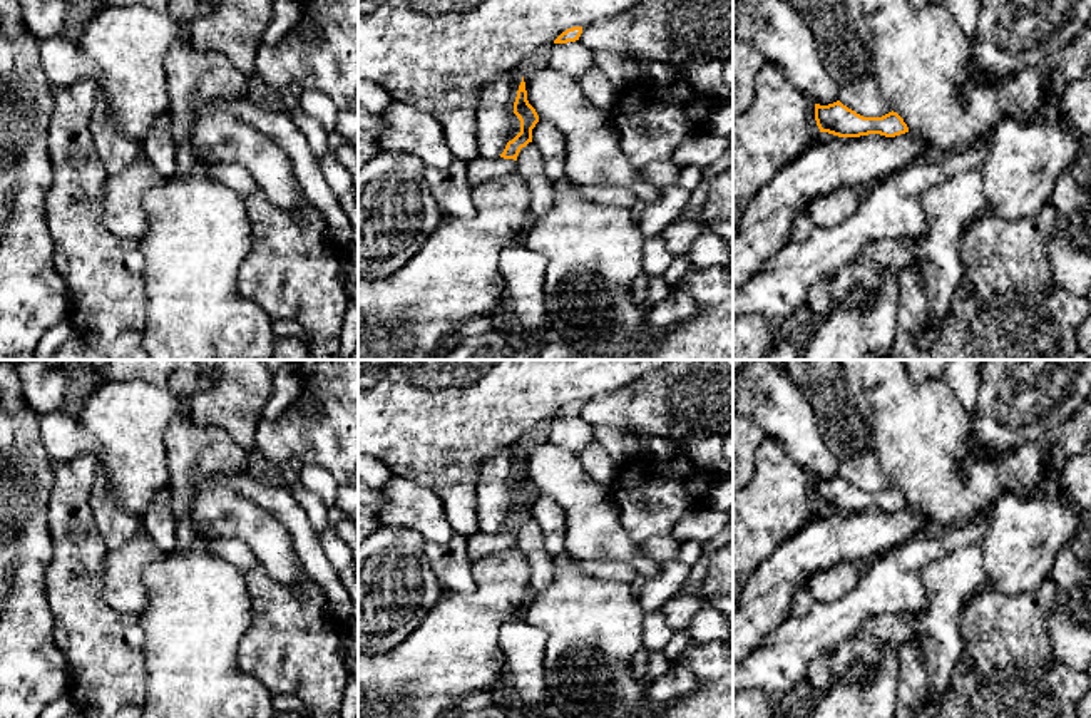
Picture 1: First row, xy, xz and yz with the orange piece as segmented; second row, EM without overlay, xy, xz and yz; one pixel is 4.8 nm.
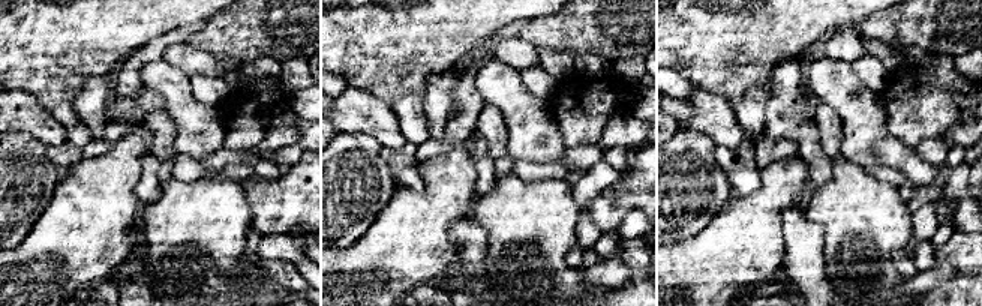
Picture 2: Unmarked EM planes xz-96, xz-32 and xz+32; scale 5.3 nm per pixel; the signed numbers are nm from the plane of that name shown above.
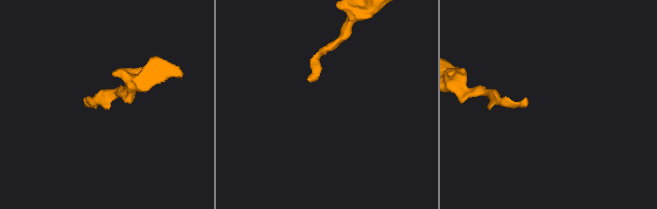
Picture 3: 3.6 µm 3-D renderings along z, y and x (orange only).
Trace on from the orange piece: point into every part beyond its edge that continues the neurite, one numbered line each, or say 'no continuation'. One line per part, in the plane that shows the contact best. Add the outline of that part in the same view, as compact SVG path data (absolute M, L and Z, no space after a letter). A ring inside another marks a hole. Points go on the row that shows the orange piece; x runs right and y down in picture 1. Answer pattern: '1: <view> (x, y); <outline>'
1: xz (479, 169); M475 157L467 162L467 179L470 187L475 187L485 181L497 179L517 171L517 161L504 157Z

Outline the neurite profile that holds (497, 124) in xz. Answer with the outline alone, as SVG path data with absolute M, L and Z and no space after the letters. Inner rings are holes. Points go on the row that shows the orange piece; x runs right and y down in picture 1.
M509 72L480 90L475 115L479 156L500 157L509 141L520 132L520 121L514 114L514 102L524 74Z

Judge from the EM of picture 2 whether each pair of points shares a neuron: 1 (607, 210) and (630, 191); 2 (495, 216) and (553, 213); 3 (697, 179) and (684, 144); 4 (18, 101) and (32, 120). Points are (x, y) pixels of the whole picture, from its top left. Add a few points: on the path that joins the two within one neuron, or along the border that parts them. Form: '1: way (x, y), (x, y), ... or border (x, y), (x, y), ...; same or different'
1: way (613, 204), (624, 197); same
2: way (510, 216), (538, 216); same
3: way (688, 170), (685, 167), (685, 153); same
4: way (21, 105), (27, 116); same

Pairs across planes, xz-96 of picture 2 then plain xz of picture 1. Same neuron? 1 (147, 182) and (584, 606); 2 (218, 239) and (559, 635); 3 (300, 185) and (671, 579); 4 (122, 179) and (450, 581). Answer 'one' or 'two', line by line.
1: two
2: one
3: two
4: two

